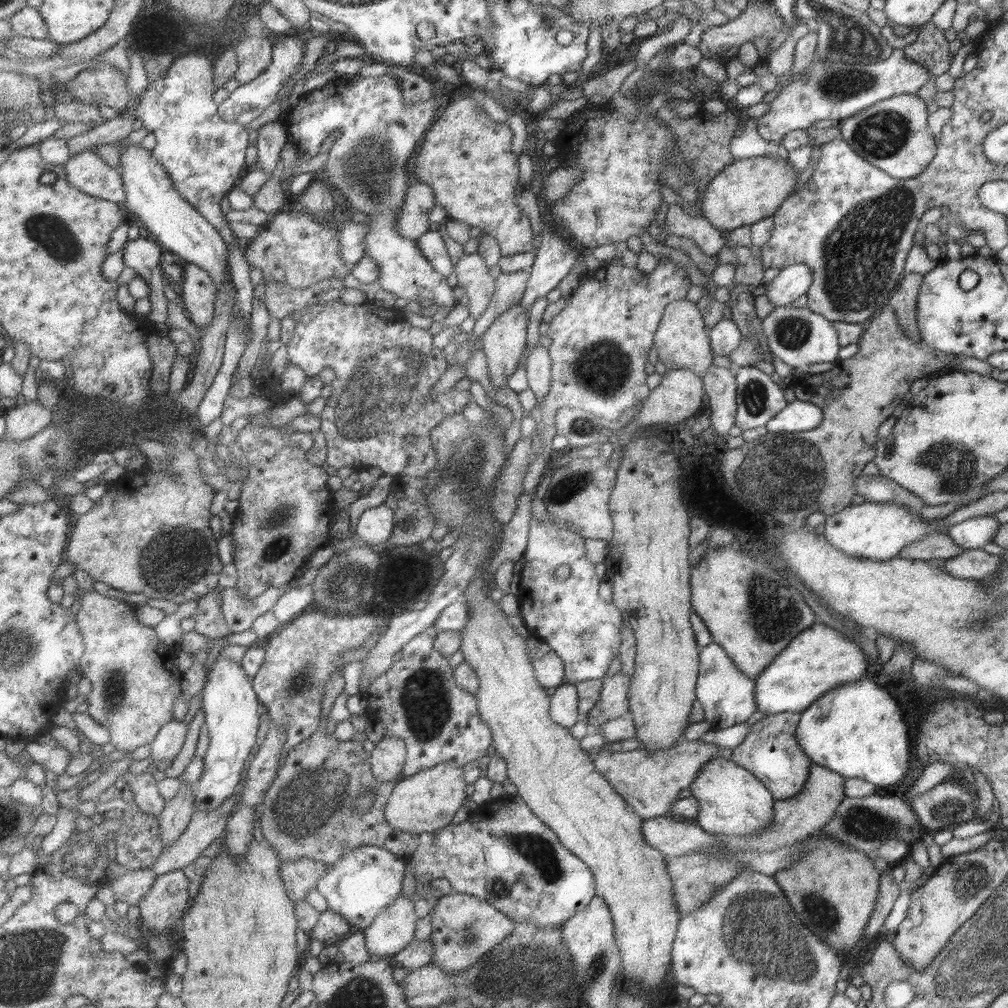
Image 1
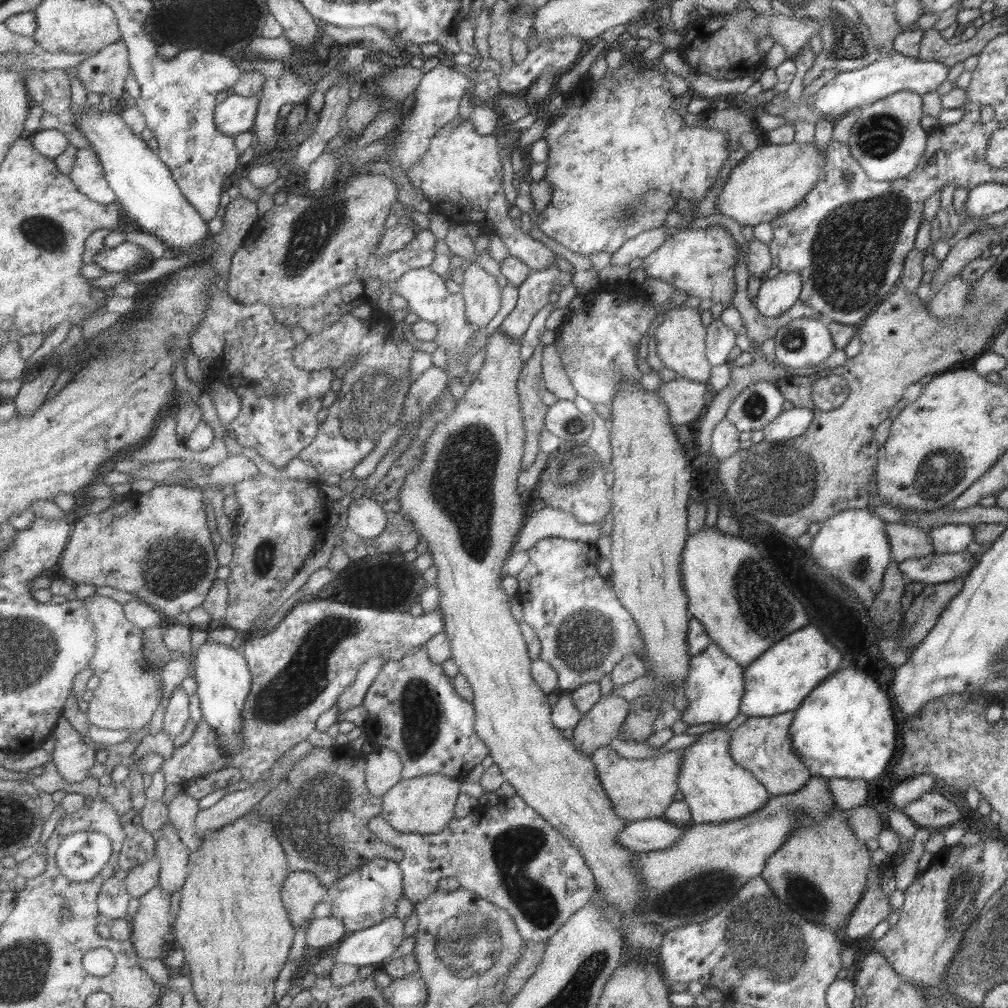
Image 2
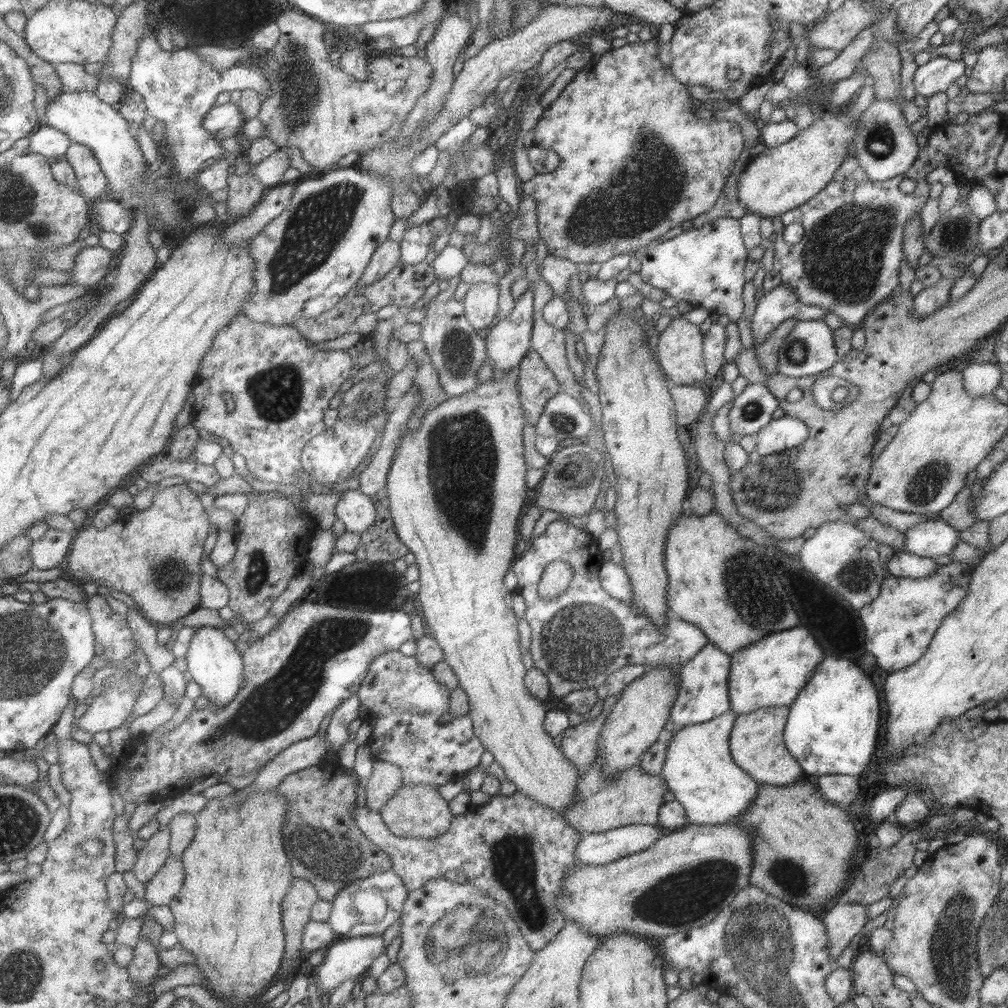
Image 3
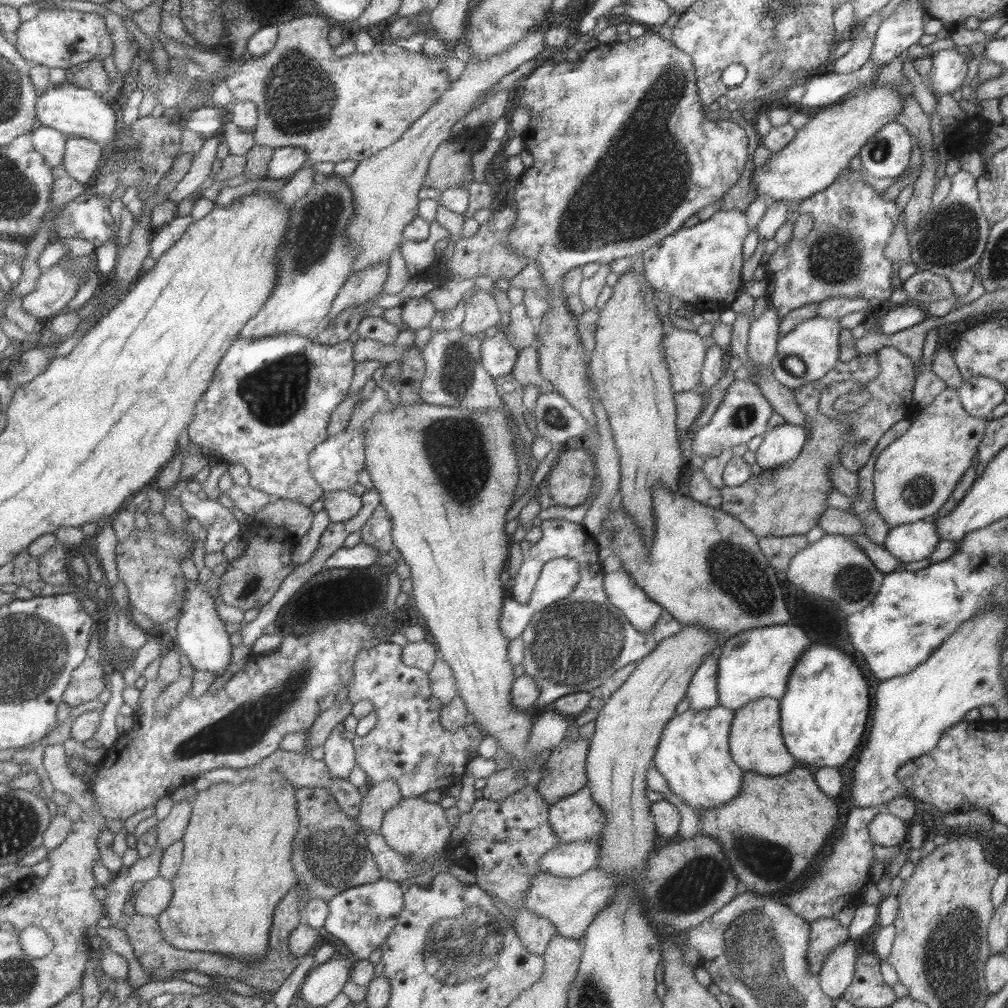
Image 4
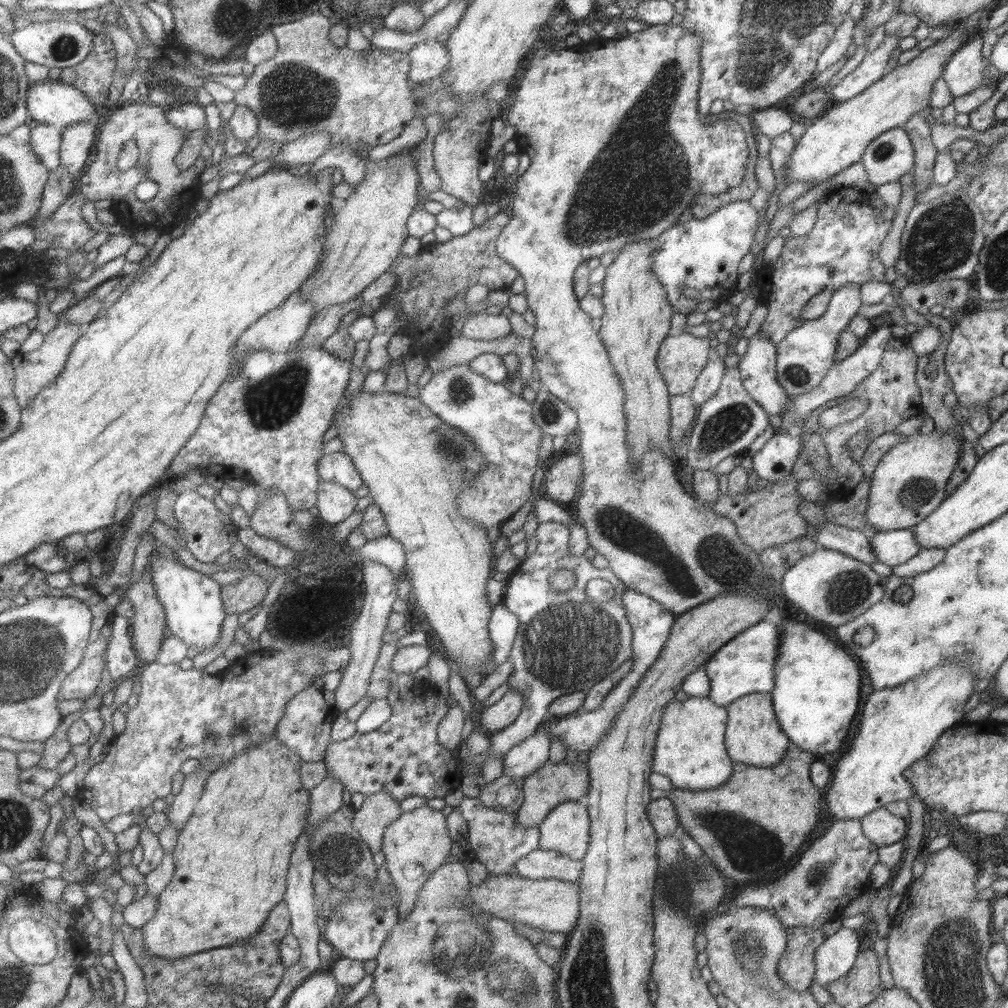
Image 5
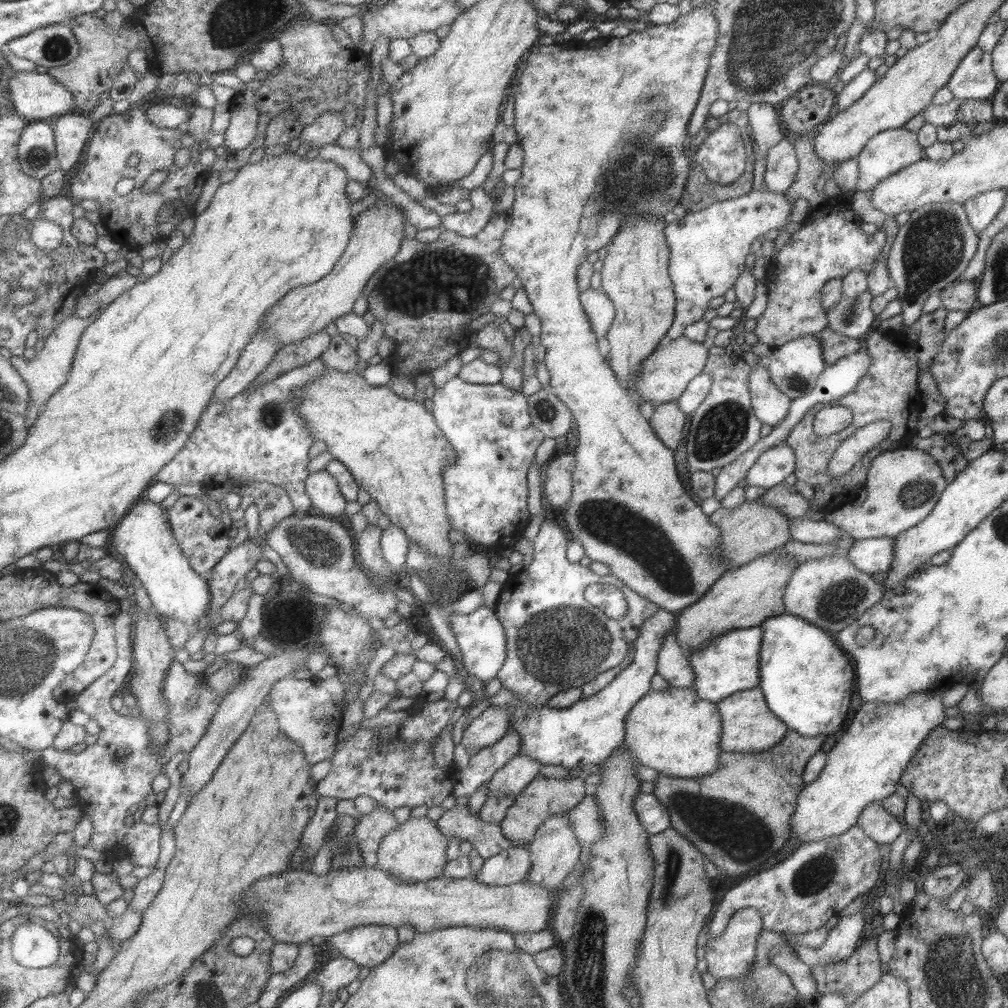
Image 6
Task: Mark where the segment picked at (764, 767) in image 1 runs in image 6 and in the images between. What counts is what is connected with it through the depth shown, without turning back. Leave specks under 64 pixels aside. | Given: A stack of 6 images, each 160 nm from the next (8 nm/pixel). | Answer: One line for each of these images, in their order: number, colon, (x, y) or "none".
2: (761, 745)
3: (756, 745)
4: (755, 742)
5: (752, 735)
6: (747, 726)

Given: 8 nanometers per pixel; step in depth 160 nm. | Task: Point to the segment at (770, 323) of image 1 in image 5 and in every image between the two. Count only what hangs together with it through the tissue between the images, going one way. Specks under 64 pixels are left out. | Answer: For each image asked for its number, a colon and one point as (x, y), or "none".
2: (803, 342)
3: (809, 349)
4: (808, 352)
5: (803, 357)

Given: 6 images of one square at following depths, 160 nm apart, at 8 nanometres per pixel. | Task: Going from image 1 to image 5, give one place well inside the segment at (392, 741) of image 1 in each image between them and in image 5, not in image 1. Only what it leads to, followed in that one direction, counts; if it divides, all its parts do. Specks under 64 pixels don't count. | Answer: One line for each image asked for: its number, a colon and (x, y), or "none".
2: (383, 769)
3: (386, 778)
4: (380, 798)
5: (377, 811)

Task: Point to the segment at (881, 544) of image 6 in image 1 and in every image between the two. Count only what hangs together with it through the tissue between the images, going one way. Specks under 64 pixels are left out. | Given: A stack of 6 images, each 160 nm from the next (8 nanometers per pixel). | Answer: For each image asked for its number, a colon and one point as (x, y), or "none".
1: (973, 533)
2: (947, 538)
3: (932, 537)
4: (907, 542)
5: (892, 547)

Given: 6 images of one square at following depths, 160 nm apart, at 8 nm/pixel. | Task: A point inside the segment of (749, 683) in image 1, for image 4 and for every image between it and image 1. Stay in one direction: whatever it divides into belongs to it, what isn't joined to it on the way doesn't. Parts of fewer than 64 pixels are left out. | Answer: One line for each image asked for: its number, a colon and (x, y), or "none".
2: (713, 685)
3: (702, 694)
4: (701, 692)

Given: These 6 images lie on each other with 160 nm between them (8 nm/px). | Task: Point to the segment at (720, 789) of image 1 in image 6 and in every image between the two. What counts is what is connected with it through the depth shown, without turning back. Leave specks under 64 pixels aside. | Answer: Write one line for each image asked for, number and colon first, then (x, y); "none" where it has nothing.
2: (715, 789)
3: (698, 770)
4: (692, 754)
5: (689, 749)
6: (673, 731)

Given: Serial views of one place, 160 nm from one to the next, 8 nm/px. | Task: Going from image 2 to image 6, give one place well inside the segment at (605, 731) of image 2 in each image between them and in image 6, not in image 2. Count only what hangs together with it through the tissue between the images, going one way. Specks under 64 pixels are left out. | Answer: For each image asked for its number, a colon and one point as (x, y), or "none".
3: (578, 744)
4: (563, 773)
5: (553, 783)
6: (541, 798)

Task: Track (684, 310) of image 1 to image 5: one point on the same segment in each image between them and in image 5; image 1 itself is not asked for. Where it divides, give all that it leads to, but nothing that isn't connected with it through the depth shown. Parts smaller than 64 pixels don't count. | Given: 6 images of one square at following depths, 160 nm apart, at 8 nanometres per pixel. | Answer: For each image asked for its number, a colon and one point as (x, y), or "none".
2: (680, 346)
3: (679, 349)
4: (684, 351)
5: (680, 359)

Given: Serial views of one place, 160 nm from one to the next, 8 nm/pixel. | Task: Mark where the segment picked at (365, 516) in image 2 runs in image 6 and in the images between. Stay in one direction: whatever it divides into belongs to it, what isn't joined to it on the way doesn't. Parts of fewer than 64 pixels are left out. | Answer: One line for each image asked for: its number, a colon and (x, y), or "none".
3: (356, 511)
4: (340, 505)
5: (334, 503)
6: (322, 488)

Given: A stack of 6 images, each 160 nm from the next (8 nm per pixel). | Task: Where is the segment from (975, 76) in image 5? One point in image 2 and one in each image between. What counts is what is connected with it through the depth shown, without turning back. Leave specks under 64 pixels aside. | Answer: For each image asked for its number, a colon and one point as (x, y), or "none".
2: (849, 91)
3: (938, 73)
4: (949, 69)

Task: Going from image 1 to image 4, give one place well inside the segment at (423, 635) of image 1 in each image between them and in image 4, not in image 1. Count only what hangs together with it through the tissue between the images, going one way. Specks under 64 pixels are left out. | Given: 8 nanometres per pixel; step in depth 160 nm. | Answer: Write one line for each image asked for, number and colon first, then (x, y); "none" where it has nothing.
2: (412, 709)
3: (407, 708)
4: (407, 745)

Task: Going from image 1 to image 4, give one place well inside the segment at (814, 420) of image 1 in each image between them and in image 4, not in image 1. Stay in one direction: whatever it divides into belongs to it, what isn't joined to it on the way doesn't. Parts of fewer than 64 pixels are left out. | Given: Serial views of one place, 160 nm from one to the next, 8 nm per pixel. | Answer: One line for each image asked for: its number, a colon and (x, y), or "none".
2: (791, 423)
3: (785, 432)
4: (781, 444)

